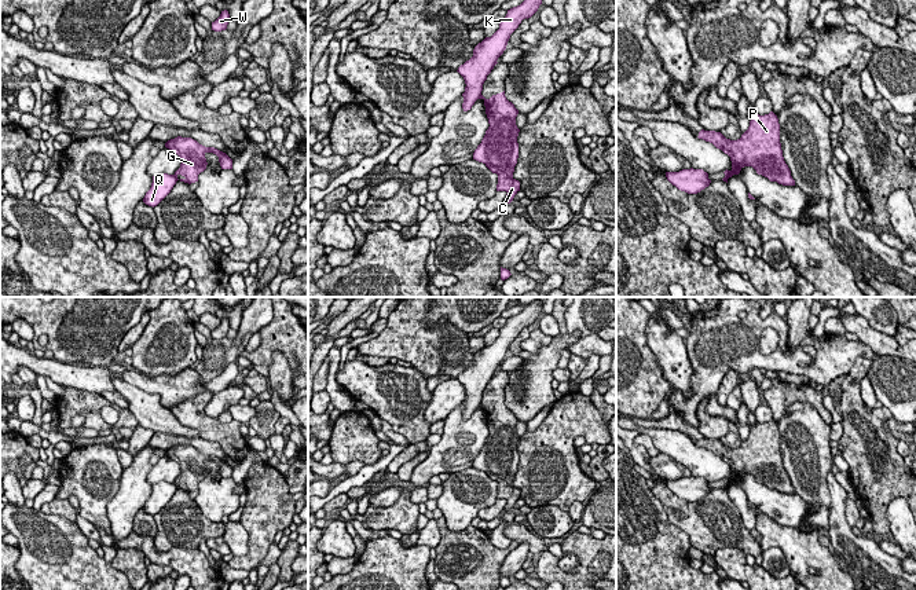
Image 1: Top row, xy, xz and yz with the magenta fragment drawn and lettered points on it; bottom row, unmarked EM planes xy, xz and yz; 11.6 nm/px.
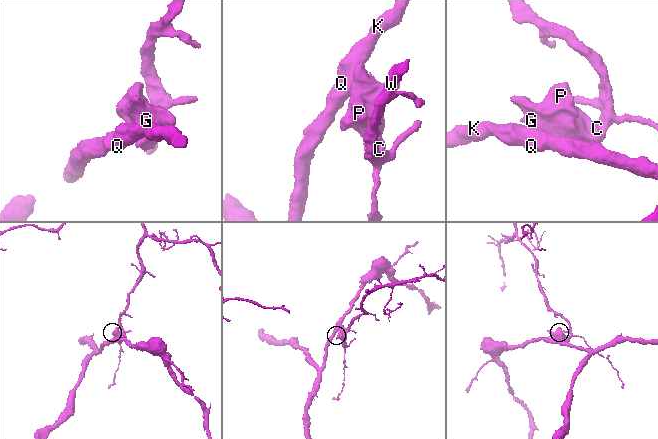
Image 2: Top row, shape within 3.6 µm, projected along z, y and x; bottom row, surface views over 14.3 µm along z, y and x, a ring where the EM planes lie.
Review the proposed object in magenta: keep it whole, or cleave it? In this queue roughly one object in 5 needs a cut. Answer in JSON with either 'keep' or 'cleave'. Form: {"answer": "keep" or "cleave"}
{"answer": "cleave"}

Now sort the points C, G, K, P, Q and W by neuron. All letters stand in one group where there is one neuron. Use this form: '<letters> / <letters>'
C G P W / K Q

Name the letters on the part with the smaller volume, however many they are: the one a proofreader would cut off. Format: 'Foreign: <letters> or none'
Foreign: C, G, P, W

